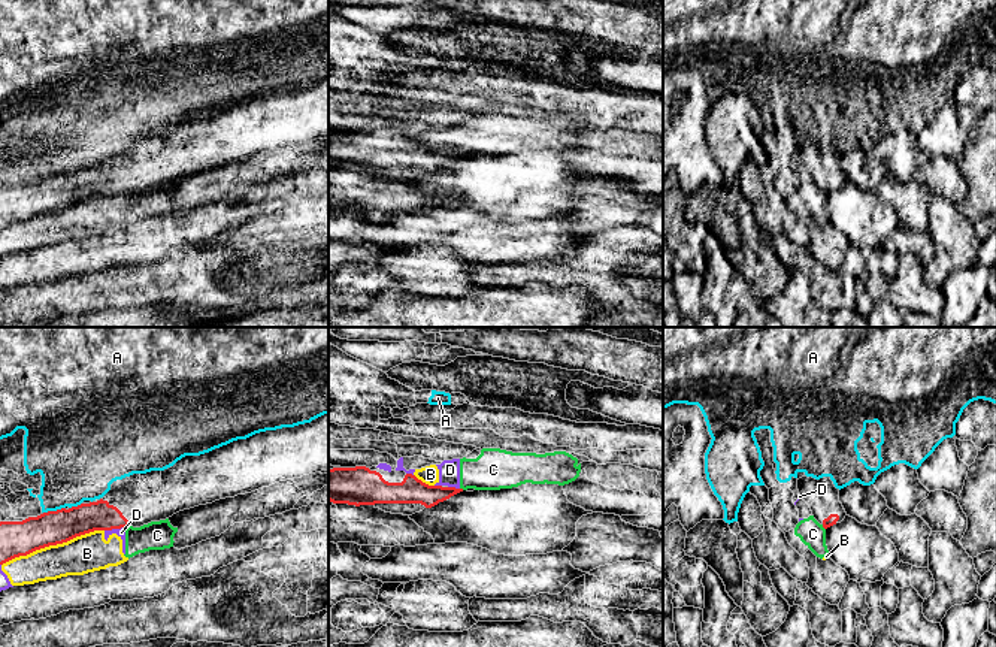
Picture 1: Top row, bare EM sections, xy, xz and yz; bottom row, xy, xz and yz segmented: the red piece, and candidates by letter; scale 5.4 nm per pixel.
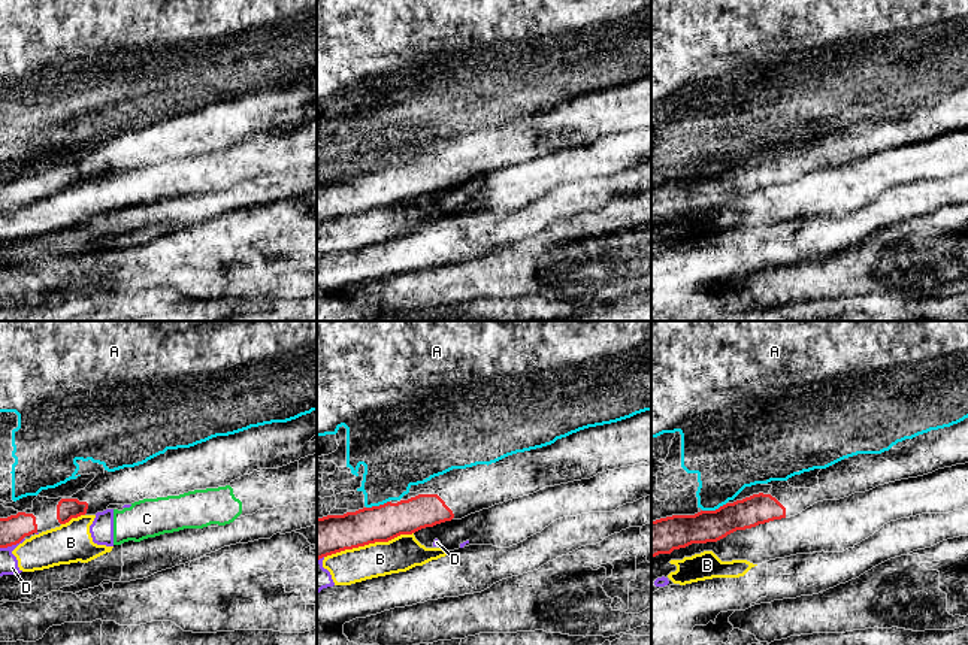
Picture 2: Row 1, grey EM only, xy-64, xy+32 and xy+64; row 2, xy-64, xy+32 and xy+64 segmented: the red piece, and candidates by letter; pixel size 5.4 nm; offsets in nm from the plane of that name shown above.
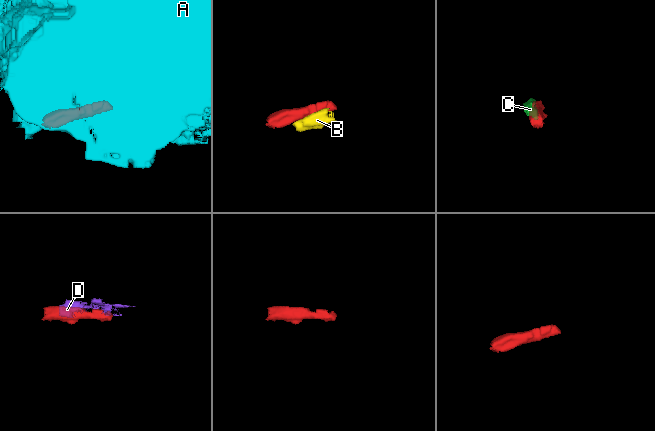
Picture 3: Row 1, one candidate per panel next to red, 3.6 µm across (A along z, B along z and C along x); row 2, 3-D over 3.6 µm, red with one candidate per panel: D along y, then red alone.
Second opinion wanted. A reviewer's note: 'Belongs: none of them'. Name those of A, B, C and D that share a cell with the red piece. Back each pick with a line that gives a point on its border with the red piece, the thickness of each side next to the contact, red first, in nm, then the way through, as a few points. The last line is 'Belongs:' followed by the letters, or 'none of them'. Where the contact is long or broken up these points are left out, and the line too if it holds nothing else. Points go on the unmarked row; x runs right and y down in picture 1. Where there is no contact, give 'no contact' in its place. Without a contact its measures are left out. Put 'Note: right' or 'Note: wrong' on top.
Note: right
Belongs: none of them

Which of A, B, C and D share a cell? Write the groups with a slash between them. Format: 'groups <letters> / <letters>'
groups A / B C D

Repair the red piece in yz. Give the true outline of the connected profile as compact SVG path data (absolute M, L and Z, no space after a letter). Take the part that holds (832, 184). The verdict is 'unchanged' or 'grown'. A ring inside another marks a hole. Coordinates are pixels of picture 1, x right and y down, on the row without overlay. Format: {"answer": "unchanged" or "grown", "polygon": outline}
{"answer": "grown", "polygon": "M802 142L797 145L800 163L809 170L814 184L824 193L841 188L847 178L839 167L839 154L835 152L830 142L815 145Z"}

